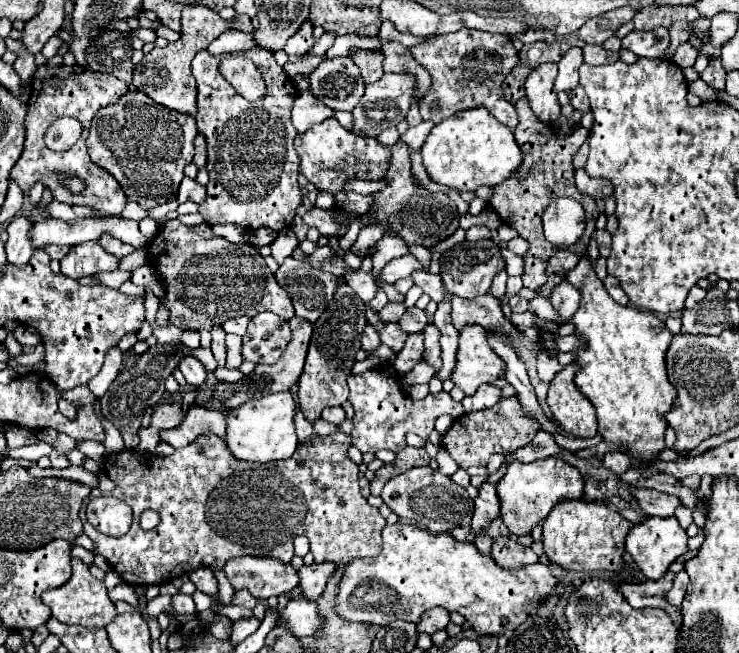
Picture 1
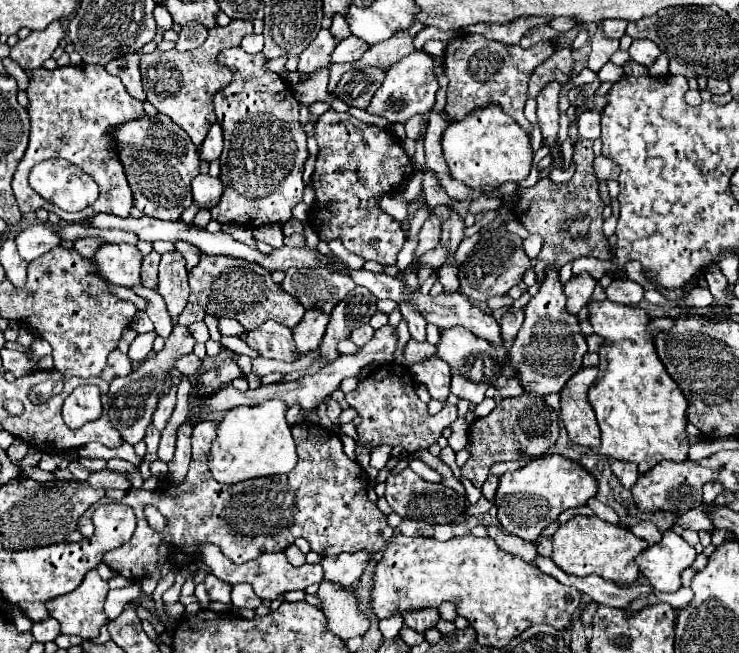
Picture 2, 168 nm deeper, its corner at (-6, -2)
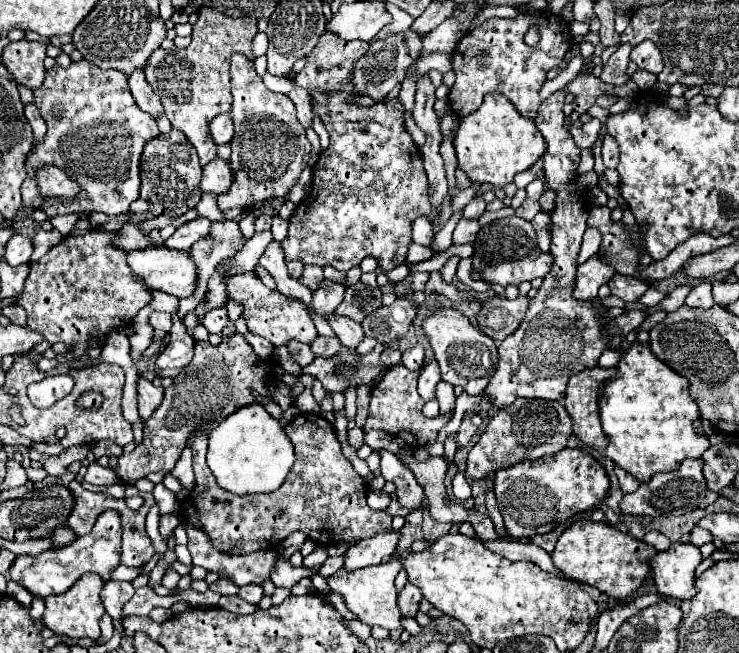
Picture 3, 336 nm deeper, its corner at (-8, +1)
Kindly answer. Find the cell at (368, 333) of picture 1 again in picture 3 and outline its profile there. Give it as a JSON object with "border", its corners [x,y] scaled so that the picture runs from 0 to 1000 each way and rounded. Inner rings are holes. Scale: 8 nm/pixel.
{"border":[[[447,482],[444,485],[444,495],[447,501],[452,504],[455,516],[463,522],[465,531],[471,534],[482,534],[484,525],[493,519],[493,504],[487,495],[471,489],[471,485],[455,485],[455,482]]]}

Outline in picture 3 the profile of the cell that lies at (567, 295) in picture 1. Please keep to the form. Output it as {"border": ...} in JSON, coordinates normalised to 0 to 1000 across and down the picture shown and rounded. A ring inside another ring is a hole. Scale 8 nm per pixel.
{"border":[[[798,394],[793,403],[788,403],[779,415],[779,433],[774,455],[785,461],[798,461],[806,458],[809,452],[809,436],[823,433],[834,415],[820,406],[812,394]]]}

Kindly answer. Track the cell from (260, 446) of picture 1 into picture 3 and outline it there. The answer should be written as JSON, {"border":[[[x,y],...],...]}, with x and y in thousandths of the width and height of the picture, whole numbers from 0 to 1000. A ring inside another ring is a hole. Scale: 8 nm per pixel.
{"border":[[[352,617],[309,636],[281,669],[281,715],[295,743],[319,758],[373,752],[398,712],[398,685],[384,654]]]}

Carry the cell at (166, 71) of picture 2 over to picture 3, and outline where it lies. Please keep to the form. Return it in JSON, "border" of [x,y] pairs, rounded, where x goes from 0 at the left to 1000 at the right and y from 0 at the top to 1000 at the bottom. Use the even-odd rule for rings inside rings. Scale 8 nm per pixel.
{"border":[[[273,11],[271,29],[263,38],[260,66],[252,75],[211,75],[195,103],[198,124],[219,152],[225,179],[230,182],[233,194],[249,201],[257,219],[265,225],[271,253],[279,253],[292,240],[292,222],[281,201],[284,185],[292,176],[311,170],[311,84],[322,78],[344,90],[338,75],[344,54],[346,29],[311,29],[298,17]]]}

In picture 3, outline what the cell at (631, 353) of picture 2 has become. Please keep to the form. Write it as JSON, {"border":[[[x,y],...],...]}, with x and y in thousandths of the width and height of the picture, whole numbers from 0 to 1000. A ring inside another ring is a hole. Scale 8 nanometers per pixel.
{"border":[[[858,522],[853,528],[839,531],[836,538],[842,541],[842,547],[839,556],[834,559],[834,574],[825,583],[820,583],[815,596],[817,611],[812,611],[809,617],[815,657],[825,675],[823,685],[817,688],[817,697],[842,718],[853,721],[866,740],[880,737],[885,724],[917,718],[920,706],[926,703],[950,700],[950,694],[961,685],[961,678],[950,660],[945,623],[931,602],[931,580],[901,562],[901,556],[896,556],[888,544],[882,544],[877,525]]]}

